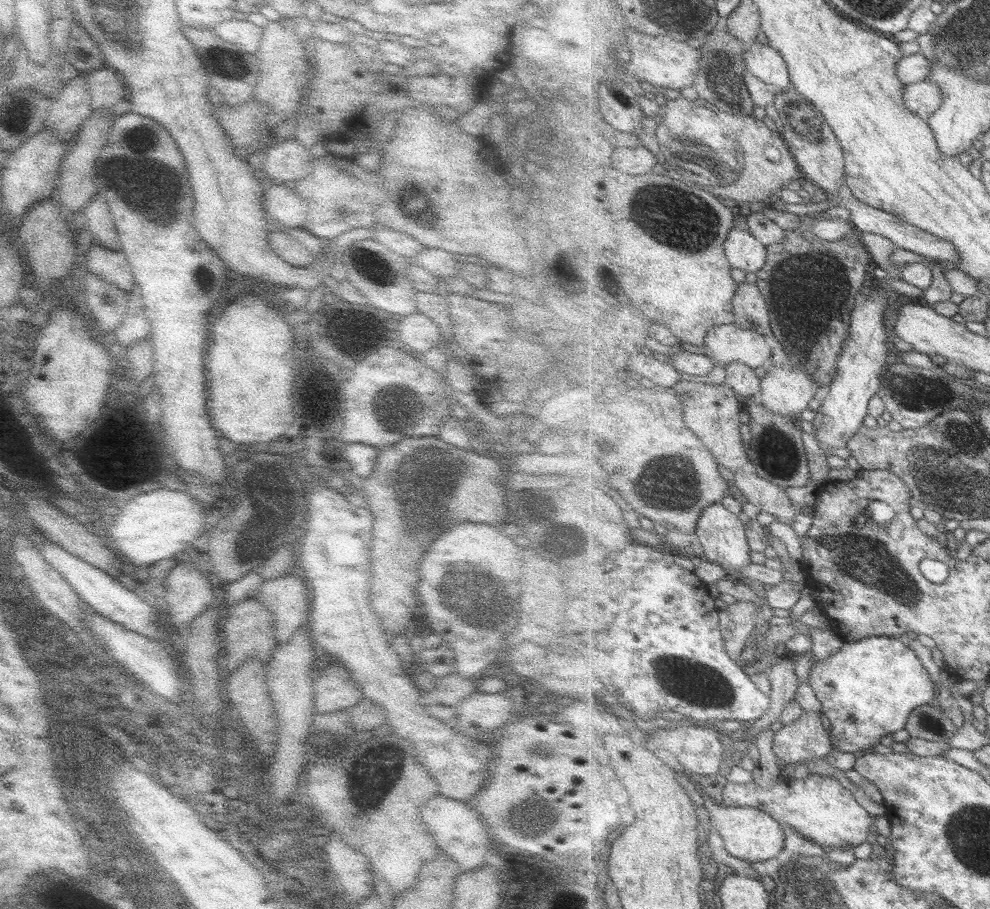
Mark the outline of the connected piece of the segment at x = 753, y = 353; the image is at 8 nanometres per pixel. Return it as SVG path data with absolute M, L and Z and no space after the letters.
M737 324L715 326L709 332L704 346L711 356L715 356L716 367L742 362L756 370L769 365L772 359L768 339L755 330L746 330Z

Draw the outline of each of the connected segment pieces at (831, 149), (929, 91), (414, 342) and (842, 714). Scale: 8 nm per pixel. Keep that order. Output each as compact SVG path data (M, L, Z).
M795 88L778 94L775 104L784 121L785 130L782 136L790 146L792 154L796 156L796 162L803 170L804 176L814 186L822 188L828 197L827 201L831 208L839 208L840 187L847 185L847 160L843 145L831 124L825 119L824 113Z
M928 80L907 85L907 105L927 121L943 105L945 94L940 86Z
M424 314L404 318L400 322L398 332L400 332L400 338L416 352L428 352L430 348L438 346L438 340L440 340L438 324Z
M894 637L847 641L835 655L820 662L815 658L810 684L823 705L823 713L831 721L831 739L835 748L856 754L880 744L888 734L906 729L916 709L930 705L939 692L939 686L930 678L930 672L918 658L916 650Z

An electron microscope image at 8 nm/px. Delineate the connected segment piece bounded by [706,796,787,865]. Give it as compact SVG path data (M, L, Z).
M706 796L706 808L710 812L714 827L725 840L728 852L736 858L762 865L768 860L776 859L785 850L787 843L786 827L776 820L771 813L754 807L718 806L710 796Z

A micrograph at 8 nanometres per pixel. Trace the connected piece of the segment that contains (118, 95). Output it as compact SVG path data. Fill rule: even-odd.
M105 64L102 68L86 73L92 95L92 108L109 109L127 96L125 79L114 67Z

